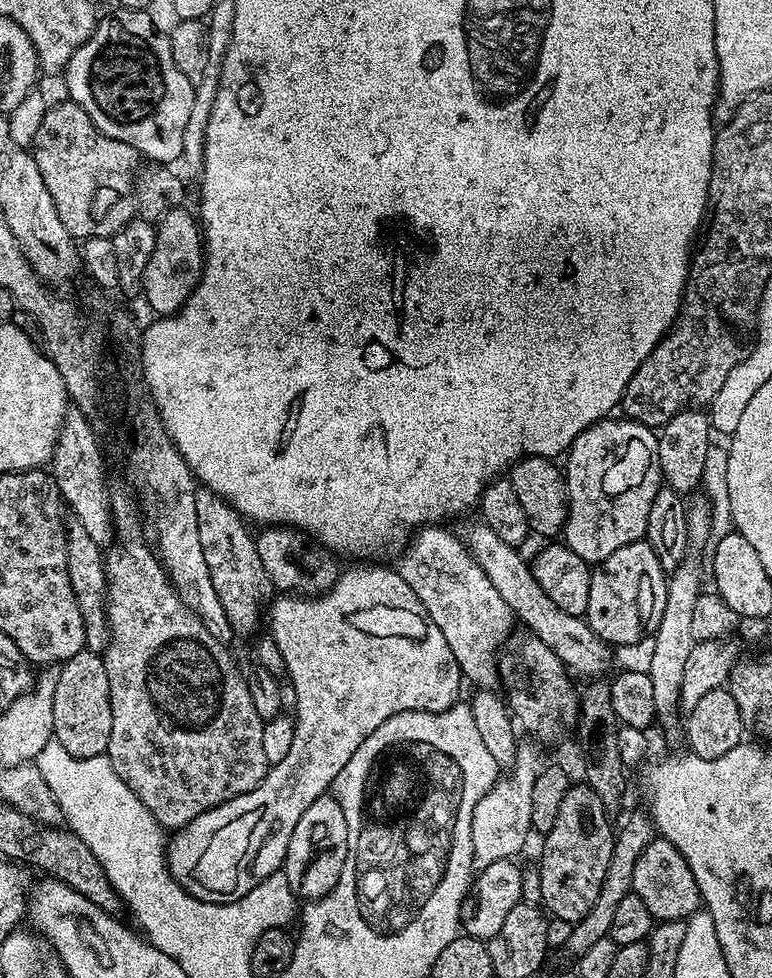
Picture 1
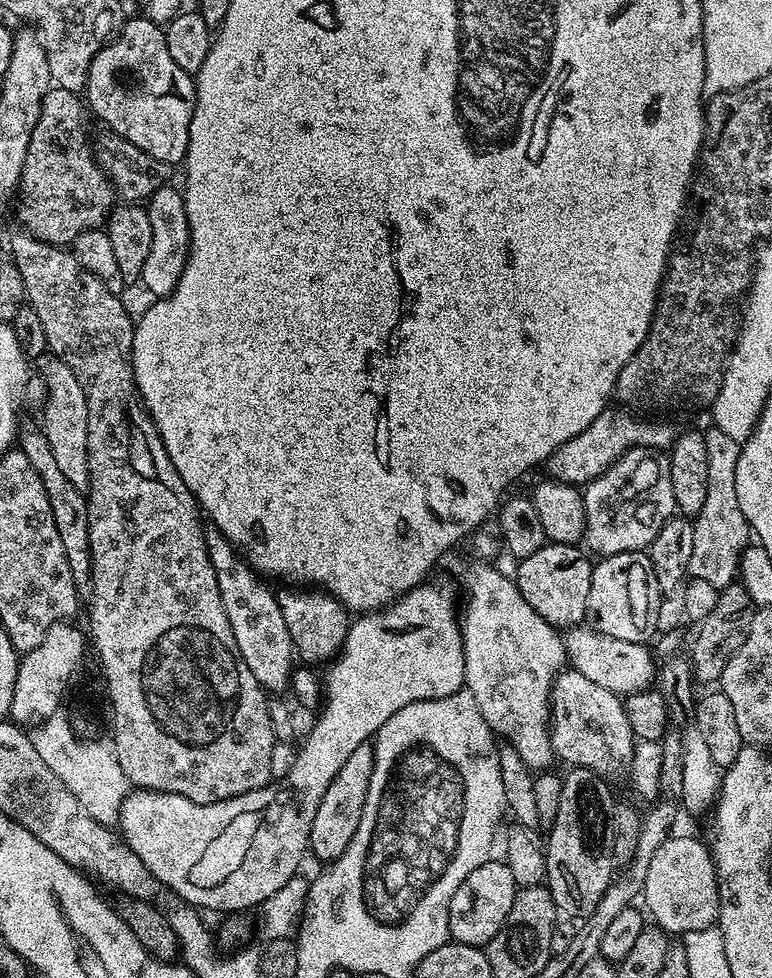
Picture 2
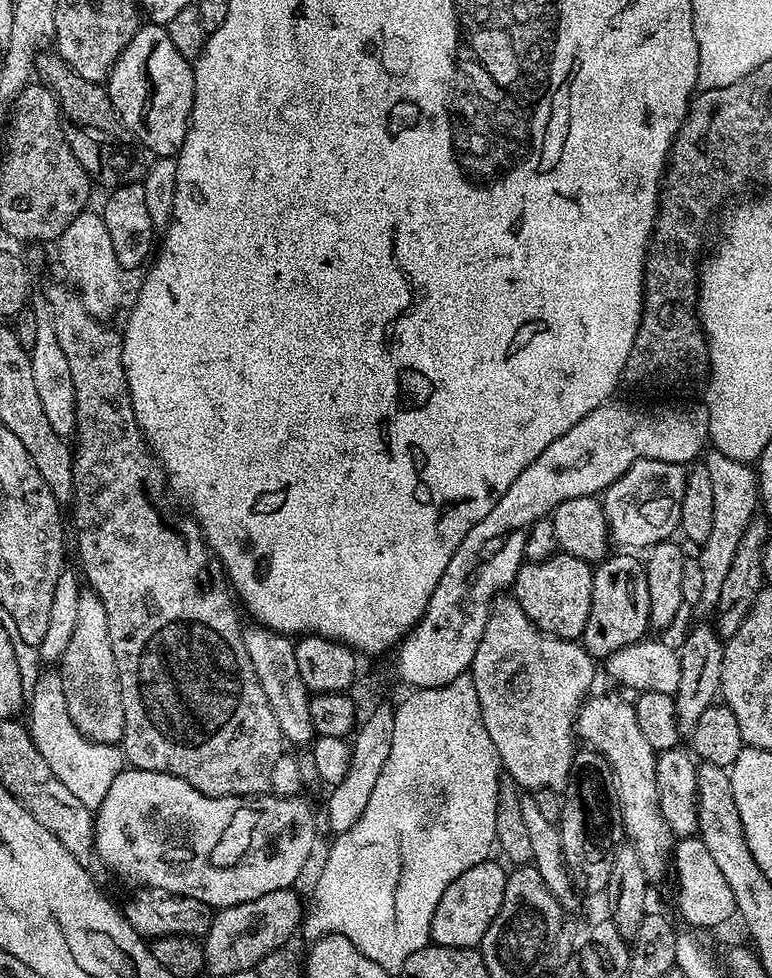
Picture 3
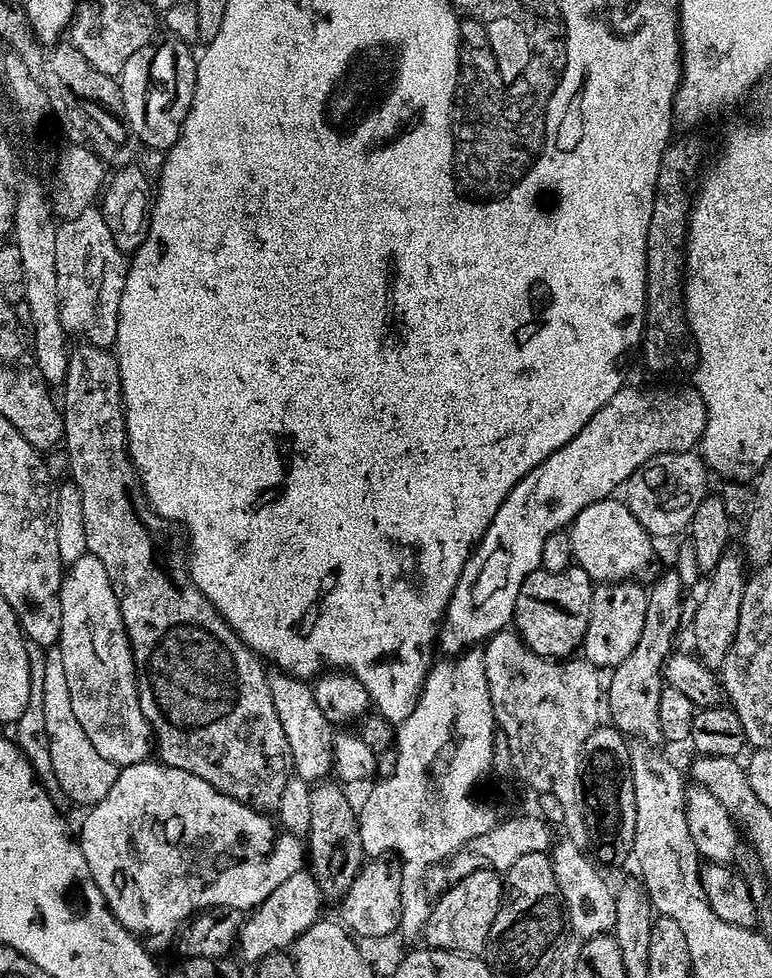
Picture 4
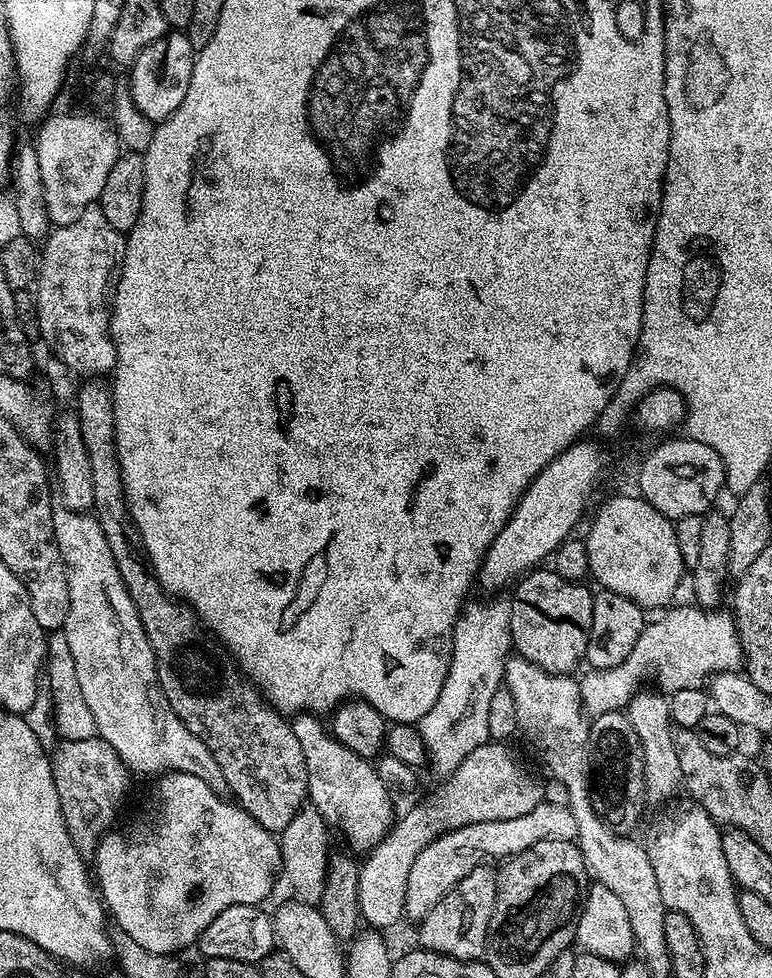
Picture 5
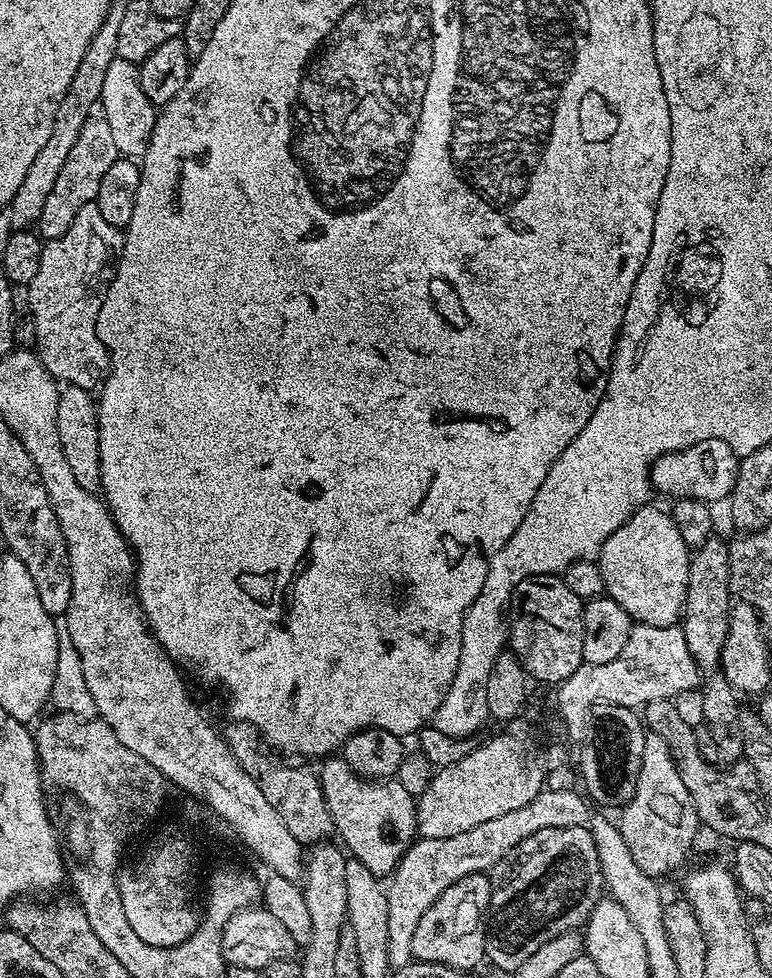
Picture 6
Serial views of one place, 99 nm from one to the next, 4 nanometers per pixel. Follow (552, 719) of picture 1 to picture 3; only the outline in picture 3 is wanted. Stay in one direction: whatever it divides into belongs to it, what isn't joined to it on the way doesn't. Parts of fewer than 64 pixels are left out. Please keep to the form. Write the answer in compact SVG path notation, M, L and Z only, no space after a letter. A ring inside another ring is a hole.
M589 695L580 713L576 716L576 736L584 740L593 752L600 752L606 758L606 762L612 767L612 773L616 779L616 797L620 799L622 810L622 822L624 823L624 835L627 843L634 846L634 854L638 854L638 862L642 862L642 870L649 882L656 882L670 872L670 853L674 847L674 837L668 824L662 818L662 810L658 802L658 790L656 789L656 757L658 752L653 749L646 740L642 729L636 721L636 709L631 703L627 704L620 696L596 696Z

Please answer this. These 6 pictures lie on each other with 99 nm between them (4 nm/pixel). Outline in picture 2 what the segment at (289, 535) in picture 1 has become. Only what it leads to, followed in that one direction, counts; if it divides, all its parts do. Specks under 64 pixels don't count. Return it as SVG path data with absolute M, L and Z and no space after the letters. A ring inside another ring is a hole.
M284 586L276 592L276 601L286 618L286 630L290 630L295 655L300 656L305 665L323 665L329 658L335 657L344 647L344 636L348 633L349 613L343 605L323 590L312 586Z

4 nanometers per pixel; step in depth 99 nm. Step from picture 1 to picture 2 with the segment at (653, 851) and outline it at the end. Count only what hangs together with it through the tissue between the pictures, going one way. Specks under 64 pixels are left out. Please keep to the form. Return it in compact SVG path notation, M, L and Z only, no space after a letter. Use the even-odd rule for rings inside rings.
M669 836L654 852L640 896L653 923L670 936L713 927L719 921L720 895L711 849L692 836Z

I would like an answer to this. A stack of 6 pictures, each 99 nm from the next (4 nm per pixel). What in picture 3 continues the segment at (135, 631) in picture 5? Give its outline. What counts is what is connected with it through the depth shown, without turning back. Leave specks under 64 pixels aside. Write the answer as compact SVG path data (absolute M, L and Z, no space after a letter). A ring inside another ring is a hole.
M91 590L80 593L78 622L74 622L74 634L70 638L70 646L66 646L58 662L58 671L62 678L62 690L66 690L66 710L70 710L74 726L78 726L81 734L94 742L119 745L124 739L124 711L118 666L114 662L114 650L110 650L106 608Z

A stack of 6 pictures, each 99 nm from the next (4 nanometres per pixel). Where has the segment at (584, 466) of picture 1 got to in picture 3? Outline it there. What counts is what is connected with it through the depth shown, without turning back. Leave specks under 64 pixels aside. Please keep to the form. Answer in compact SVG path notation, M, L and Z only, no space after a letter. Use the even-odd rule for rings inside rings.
M639 460L622 474L608 487L602 494L602 503L606 522L608 523L608 535L613 545L621 544L621 549L636 550L632 548L641 548L647 550L653 544L661 544L662 541L669 539L677 531L680 522L680 503L684 493L685 469L679 464L662 462L661 460Z

